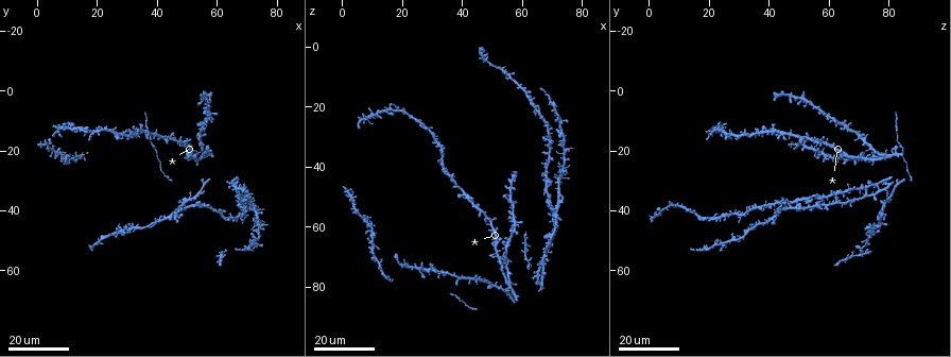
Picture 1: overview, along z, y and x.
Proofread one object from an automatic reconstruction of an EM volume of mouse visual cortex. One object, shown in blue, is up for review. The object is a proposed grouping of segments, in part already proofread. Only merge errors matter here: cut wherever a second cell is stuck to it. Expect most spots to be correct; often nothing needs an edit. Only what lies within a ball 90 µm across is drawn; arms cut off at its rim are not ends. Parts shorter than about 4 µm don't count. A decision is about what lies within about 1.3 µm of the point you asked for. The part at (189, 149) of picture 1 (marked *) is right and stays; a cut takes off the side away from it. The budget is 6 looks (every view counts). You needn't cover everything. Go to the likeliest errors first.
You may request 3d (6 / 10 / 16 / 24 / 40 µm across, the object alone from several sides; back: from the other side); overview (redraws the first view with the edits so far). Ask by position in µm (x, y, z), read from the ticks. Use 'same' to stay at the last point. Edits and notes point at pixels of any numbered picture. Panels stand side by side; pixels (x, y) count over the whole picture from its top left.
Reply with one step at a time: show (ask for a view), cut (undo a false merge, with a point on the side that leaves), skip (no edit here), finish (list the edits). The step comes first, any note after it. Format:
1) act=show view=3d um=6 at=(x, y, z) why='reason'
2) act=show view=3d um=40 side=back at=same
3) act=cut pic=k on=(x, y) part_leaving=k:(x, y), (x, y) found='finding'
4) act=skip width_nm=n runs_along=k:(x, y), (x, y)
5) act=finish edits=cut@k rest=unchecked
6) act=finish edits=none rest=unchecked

act=show view=3d um=16 at=(49, 36, 79) why='three-way junction'

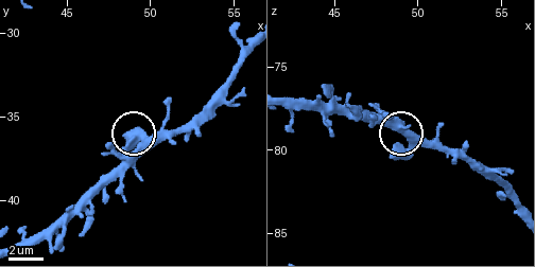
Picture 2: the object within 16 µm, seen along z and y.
act=show view=3d um=10 at=(49.5, 36.7, 79.4) why='closer look'

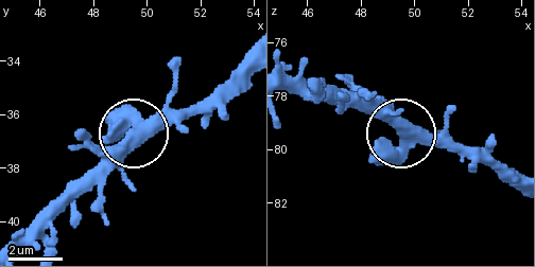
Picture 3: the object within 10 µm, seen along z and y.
act=skip found='all the same cell'

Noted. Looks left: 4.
act=show view=3d um=24 at=(70, 37, 62) why='four-way junction'

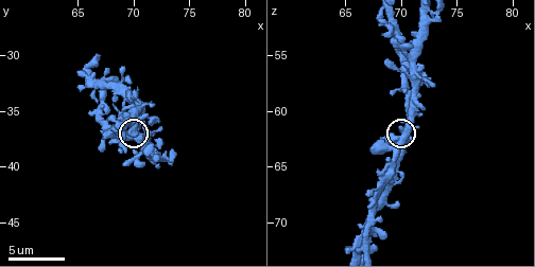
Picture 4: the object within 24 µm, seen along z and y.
act=show view=3d um=10 at=same

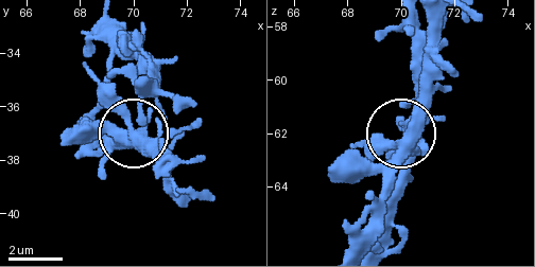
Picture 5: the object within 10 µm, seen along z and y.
act=skip width_nm=400 found='continuous, no second cell'

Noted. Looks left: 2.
act=show view=3d um=16 at=(74, 46, 34) why='four arms meet'

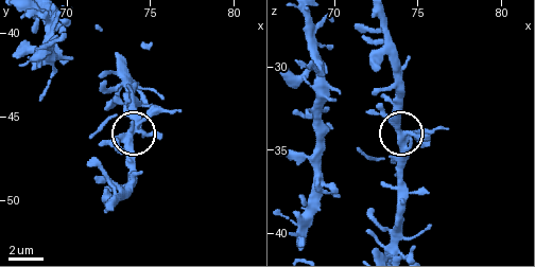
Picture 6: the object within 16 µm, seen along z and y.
act=show view=3d um=10 at=same

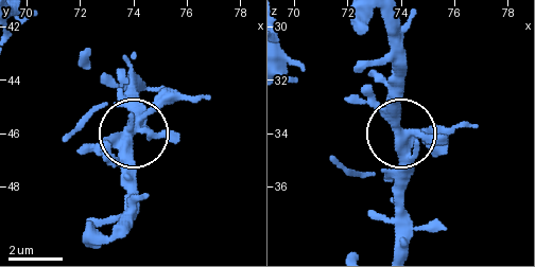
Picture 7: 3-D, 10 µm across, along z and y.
act=skip arms=4 runs_along=7:(397, 247), (399, 138), (449, 130) found='one cell here'

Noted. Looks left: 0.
act=finish edits=none rest=unchecked

